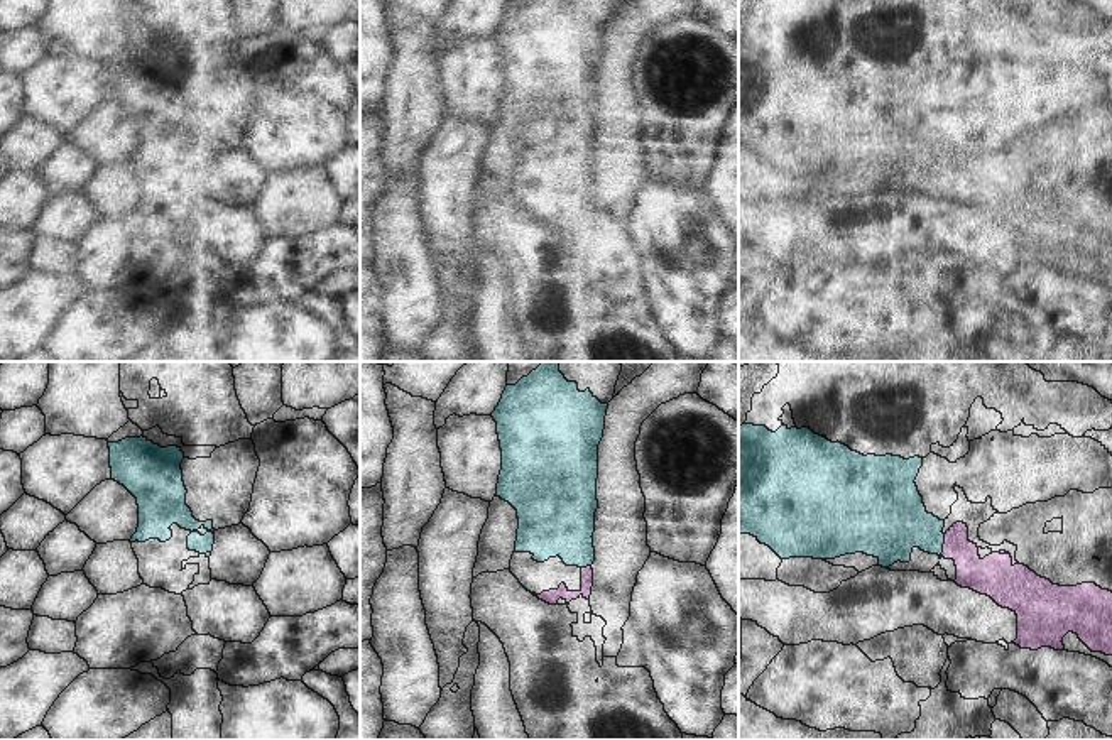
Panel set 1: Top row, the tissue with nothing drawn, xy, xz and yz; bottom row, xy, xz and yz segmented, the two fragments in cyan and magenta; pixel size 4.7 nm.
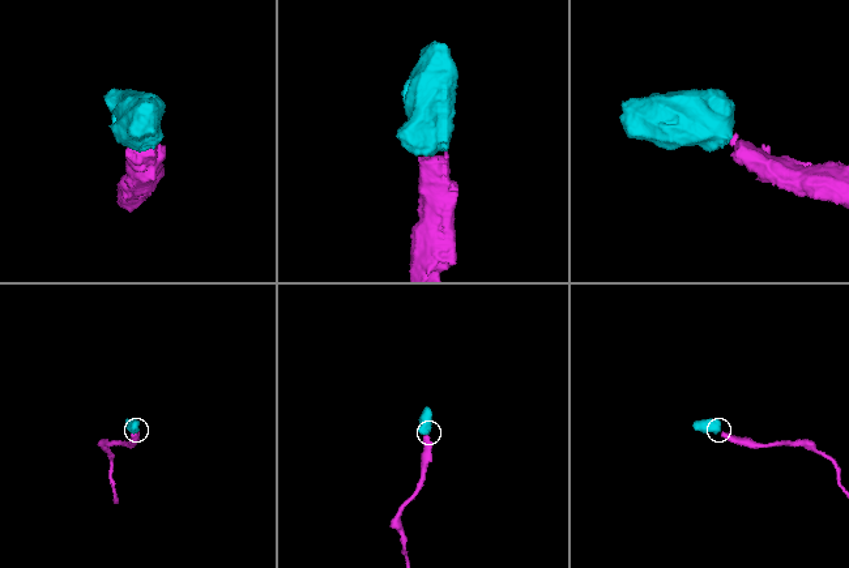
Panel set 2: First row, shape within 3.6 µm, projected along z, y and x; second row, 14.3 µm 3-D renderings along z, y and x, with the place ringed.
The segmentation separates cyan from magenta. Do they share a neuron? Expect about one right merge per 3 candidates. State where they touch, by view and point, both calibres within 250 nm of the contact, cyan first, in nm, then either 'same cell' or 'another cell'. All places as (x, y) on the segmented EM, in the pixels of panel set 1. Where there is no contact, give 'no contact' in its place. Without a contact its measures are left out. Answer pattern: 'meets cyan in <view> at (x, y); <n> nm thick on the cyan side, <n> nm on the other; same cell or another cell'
meets cyan in yz at (943, 543); 300 nm thick on the cyan side, 160 nm on the other; same cell

